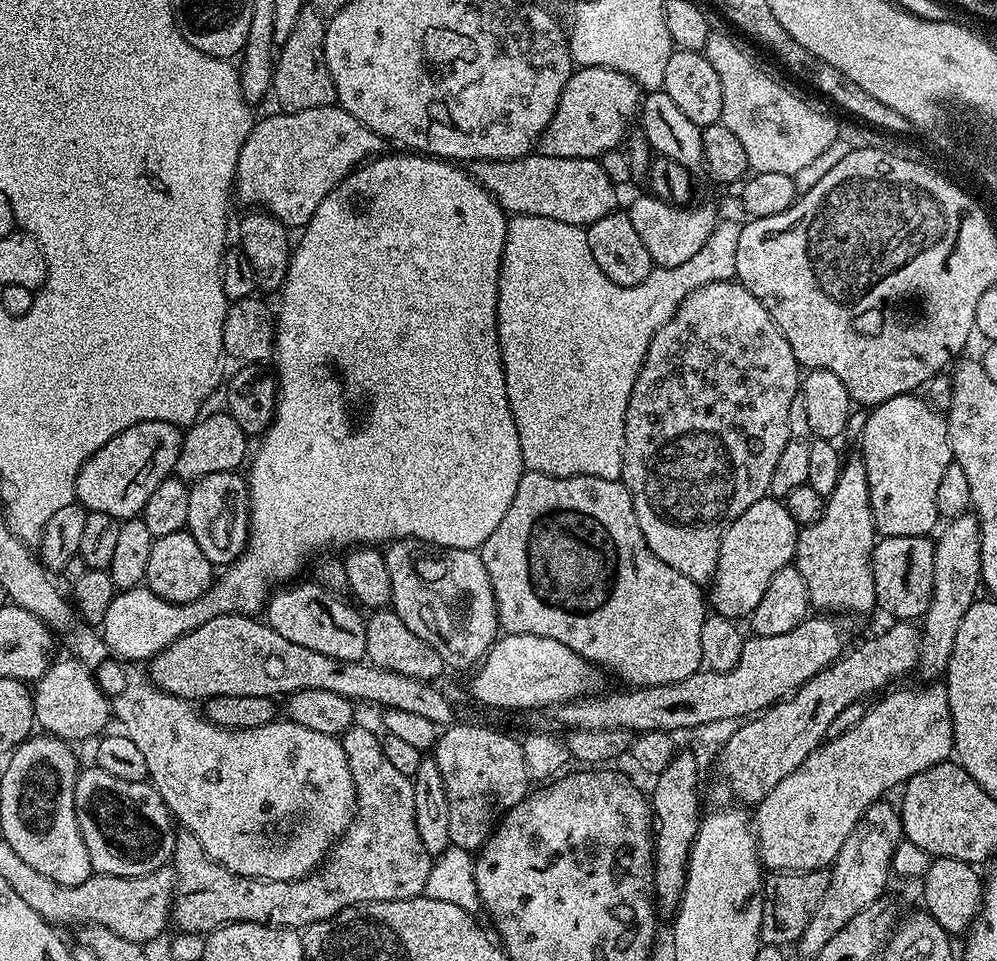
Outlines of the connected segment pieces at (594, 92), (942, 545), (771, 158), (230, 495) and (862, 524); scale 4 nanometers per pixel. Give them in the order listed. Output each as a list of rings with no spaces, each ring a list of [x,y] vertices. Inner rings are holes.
[[[577,67],[562,90],[562,98],[558,102],[558,110],[554,110],[554,118],[539,138],[539,155],[594,160],[603,152],[609,152],[612,148],[620,148],[629,131],[627,130],[628,123],[631,120],[633,123],[641,103],[642,89],[626,74],[608,68]]]
[[[965,514],[947,521],[939,529],[940,537],[935,537],[936,557],[934,558],[934,590],[928,611],[922,617],[920,633],[920,657],[915,671],[920,672],[921,681],[936,682],[948,671],[950,654],[954,650],[954,638],[958,636],[958,626],[966,610],[978,598],[981,591],[980,578],[980,523],[975,515]]]
[[[709,35],[704,55],[722,83],[720,122],[742,144],[753,173],[782,173],[793,177],[839,139],[838,124],[832,117],[818,112],[772,80],[726,35]]]
[[[239,471],[206,474],[189,487],[190,514],[187,531],[202,546],[214,566],[227,566],[240,557],[248,544],[248,482]]]
[[[845,459],[840,465],[838,486],[824,501],[824,513],[796,533],[794,567],[806,582],[808,602],[824,614],[868,612],[876,608],[872,551],[878,539],[872,517],[868,479],[863,459]]]

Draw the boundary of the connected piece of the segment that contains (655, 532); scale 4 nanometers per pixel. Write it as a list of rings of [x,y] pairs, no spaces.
[[[735,279],[715,280],[712,284],[694,290],[654,334],[646,350],[646,358],[638,370],[634,390],[630,390],[630,402],[626,406],[622,483],[628,487],[628,493],[632,495],[634,514],[638,518],[638,526],[650,550],[658,559],[666,562],[666,566],[678,570],[678,574],[686,574],[686,578],[701,586],[711,581],[718,566],[720,539],[724,537],[724,532],[746,509],[754,506],[754,502],[769,495],[770,477],[774,475],[774,466],[778,466],[782,446],[786,446],[788,441],[790,406],[798,399],[801,379],[802,365],[794,358],[790,342],[786,342],[786,338],[778,330],[766,306],[762,306],[762,302],[758,302],[758,298],[754,298],[754,294],[750,294],[750,290],[746,290],[743,284]]]

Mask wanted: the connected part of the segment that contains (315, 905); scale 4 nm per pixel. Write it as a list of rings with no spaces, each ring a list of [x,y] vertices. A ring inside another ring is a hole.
[[[353,726],[344,733],[342,743],[344,745],[344,753],[348,759],[350,766],[350,774],[354,778],[354,786],[356,787],[356,811],[354,819],[339,840],[333,843],[325,861],[316,871],[311,872],[309,876],[304,876],[301,880],[255,880],[252,876],[239,876],[237,872],[232,872],[229,868],[223,868],[221,864],[217,864],[215,860],[211,860],[206,854],[206,850],[202,850],[202,842],[198,842],[198,838],[194,838],[194,834],[187,830],[177,831],[176,845],[172,851],[170,861],[171,867],[176,870],[176,889],[172,895],[172,915],[170,917],[173,925],[181,932],[197,932],[207,934],[213,932],[215,928],[221,928],[227,924],[236,924],[237,922],[250,922],[251,924],[270,924],[273,928],[294,928],[303,930],[314,922],[322,922],[326,918],[330,918],[334,914],[338,914],[342,910],[352,908],[356,904],[372,904],[375,900],[409,900],[423,893],[426,886],[426,878],[432,869],[433,857],[428,855],[426,846],[422,846],[422,838],[418,838],[418,826],[414,826],[414,790],[409,776],[401,774],[389,760],[380,745],[381,737],[375,736],[368,728],[359,728]]]

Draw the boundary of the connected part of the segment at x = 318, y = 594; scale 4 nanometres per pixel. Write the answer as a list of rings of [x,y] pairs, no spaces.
[[[292,582],[273,591],[266,605],[266,623],[282,638],[306,646],[317,654],[326,654],[342,662],[364,660],[366,657],[366,620],[361,609],[344,596],[336,596],[319,582]]]

